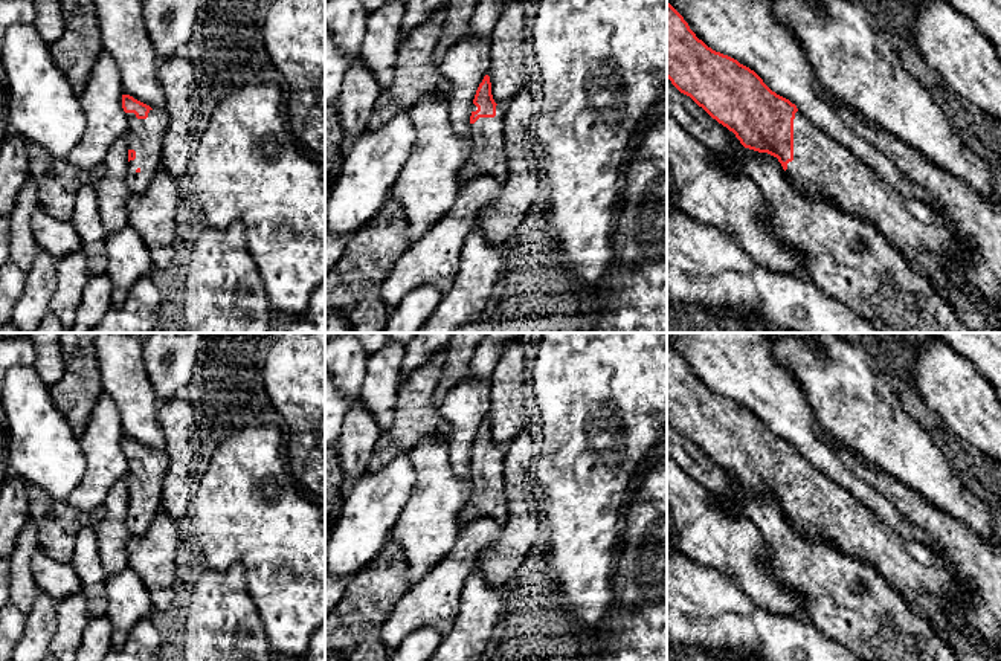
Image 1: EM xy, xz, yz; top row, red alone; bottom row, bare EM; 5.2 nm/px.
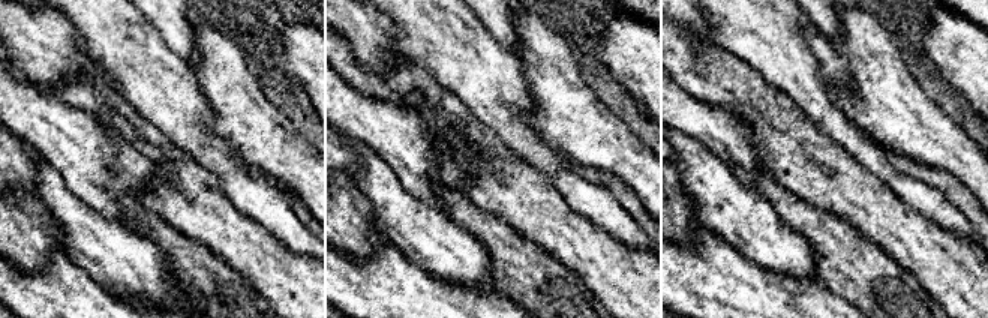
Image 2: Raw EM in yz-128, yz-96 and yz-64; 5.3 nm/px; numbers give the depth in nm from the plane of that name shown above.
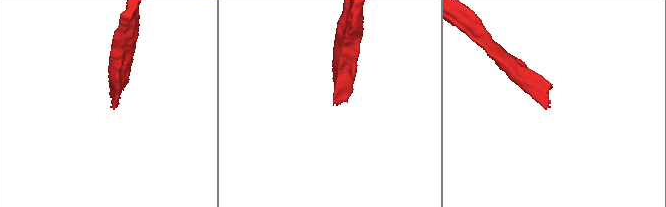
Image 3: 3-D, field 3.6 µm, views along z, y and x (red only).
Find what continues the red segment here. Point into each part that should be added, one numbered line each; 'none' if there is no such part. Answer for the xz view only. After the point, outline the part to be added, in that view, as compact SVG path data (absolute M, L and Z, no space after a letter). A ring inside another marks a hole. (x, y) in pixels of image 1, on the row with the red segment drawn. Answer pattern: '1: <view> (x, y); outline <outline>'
1: xz (487, 157); outline M496 105L494 118L479 118L470 124L472 151L459 173L462 182L476 176L491 176L504 183L508 173L504 118L505 107Z

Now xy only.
1: xy (144, 136); outline M165 108L150 110L146 119L137 119L134 113L125 113L125 116L128 121L127 147L136 151L136 159L128 162L127 186L131 194L142 194L162 168L162 139L169 118Z

